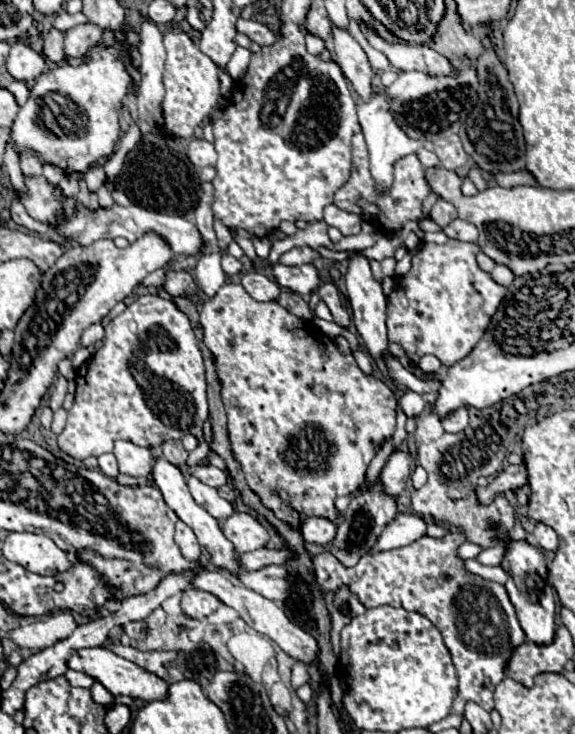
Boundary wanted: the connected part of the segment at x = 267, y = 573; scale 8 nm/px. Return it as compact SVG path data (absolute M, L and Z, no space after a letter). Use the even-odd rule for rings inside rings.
M265 566L255 572L241 572L237 578L245 588L273 602L283 602L285 594L289 594L289 574L285 574L283 566Z

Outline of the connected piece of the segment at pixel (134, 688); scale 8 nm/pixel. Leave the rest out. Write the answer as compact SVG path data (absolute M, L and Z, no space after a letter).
M99 646L99 648L81 648L73 654L73 658L69 660L69 668L85 672L89 676L93 676L97 682L101 682L113 696L131 696L131 698L139 698L145 702L153 702L153 700L165 700L169 694L169 684L165 680L161 680L159 676L147 672L145 668L113 654L111 650Z

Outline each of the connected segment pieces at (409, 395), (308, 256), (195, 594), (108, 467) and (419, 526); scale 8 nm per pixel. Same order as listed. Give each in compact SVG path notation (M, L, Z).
M407 390L407 392L403 392L403 396L399 398L399 406L401 406L401 410L403 410L407 416L417 416L417 414L423 412L425 402L423 402L423 398L421 398L419 394Z
M303 246L303 248L293 248L285 254L281 254L279 262L285 266L301 266L305 262L315 262L317 258L319 258L319 254L315 250L311 250L309 246Z
M189 588L189 590L183 590L183 594L181 594L181 608L189 618L203 620L211 612L215 612L219 608L219 604L221 602L213 594L199 590L199 588Z
M101 454L99 458L99 470L109 476L109 478L117 478L119 470L117 470L117 460L113 458L113 454Z
M397 514L393 522L389 522L377 540L377 546L373 546L371 552L383 552L383 550L393 550L407 546L421 536L425 536L425 522L417 514Z

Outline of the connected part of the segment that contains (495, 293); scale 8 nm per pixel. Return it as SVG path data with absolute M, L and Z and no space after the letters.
M449 240L447 244L423 244L413 254L411 270L399 276L399 286L391 290L387 304L387 338L399 344L413 364L421 356L433 354L445 366L463 360L481 340L507 288L477 266L475 242Z

